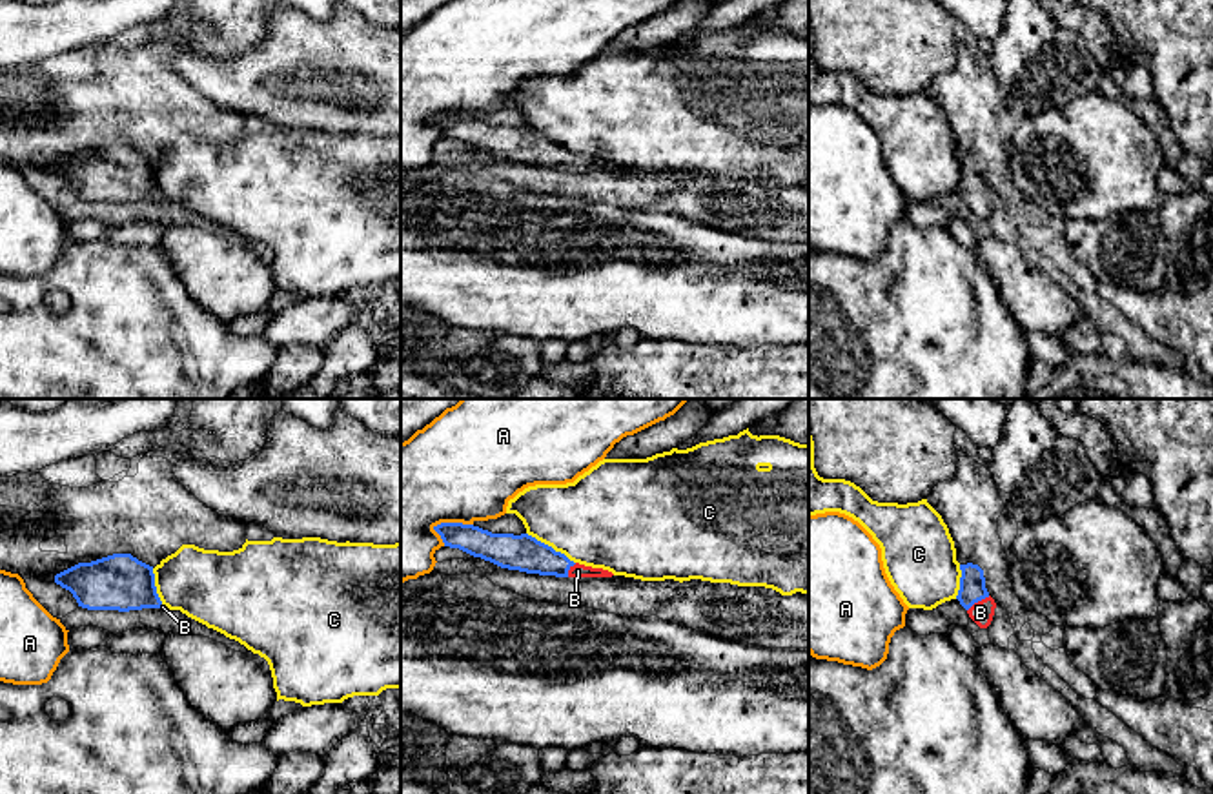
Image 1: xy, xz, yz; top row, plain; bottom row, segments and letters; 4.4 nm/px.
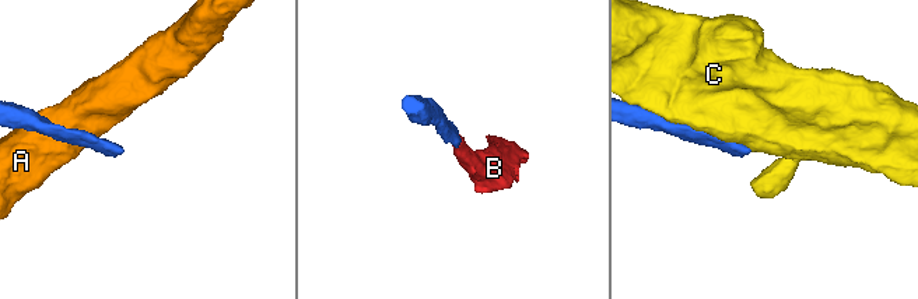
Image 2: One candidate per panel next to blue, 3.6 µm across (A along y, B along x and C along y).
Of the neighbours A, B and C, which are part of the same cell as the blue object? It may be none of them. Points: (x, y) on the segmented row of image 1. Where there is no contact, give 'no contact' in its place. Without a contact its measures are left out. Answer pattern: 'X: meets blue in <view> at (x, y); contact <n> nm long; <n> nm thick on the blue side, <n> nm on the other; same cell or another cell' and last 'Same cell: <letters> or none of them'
A: meets blue in xz at (452, 523); contact 190 nm long; 140 nm thick on the blue side, 480 nm on the other; another cell
B: meets blue in yz at (978, 600); contact 120 nm long; 110 nm thick on the blue side, 100 nm on the other; same cell
C: meets blue in xz at (550, 547); contact 260 nm long; 160 nm thick on the blue side, 420 nm on the other; another cell
Same cell: B

